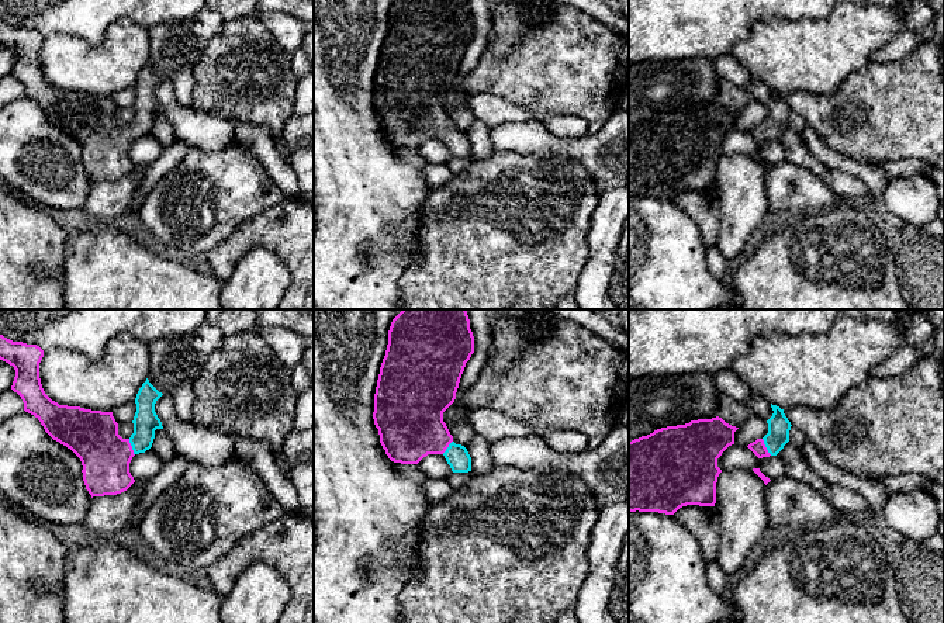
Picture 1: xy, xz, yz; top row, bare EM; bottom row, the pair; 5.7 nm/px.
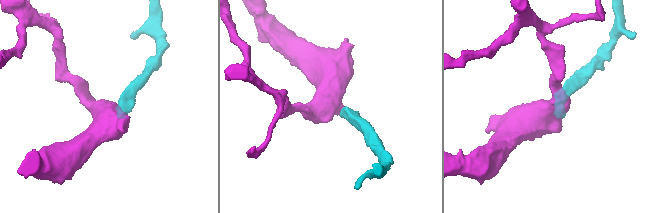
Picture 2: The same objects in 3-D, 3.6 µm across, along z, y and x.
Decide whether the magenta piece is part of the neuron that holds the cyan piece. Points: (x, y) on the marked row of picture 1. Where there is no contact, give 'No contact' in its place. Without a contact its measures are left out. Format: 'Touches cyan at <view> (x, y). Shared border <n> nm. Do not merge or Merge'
Touches cyan at yz (766, 446). Shared border 110 nm. Merge

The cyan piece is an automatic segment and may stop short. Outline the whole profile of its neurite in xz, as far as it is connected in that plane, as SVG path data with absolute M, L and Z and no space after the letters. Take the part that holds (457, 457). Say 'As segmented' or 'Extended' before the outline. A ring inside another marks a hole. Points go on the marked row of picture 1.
Extended. M402 309L391 322L388 345L374 394L374 425L388 458L418 464L428 454L443 454L453 473L471 471L467 449L453 442L443 412L454 402L474 336L466 309Z

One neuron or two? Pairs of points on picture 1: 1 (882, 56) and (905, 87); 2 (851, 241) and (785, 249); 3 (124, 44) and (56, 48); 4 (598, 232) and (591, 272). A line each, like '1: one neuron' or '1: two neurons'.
1: two neurons
2: one neuron
3: one neuron
4: one neuron

